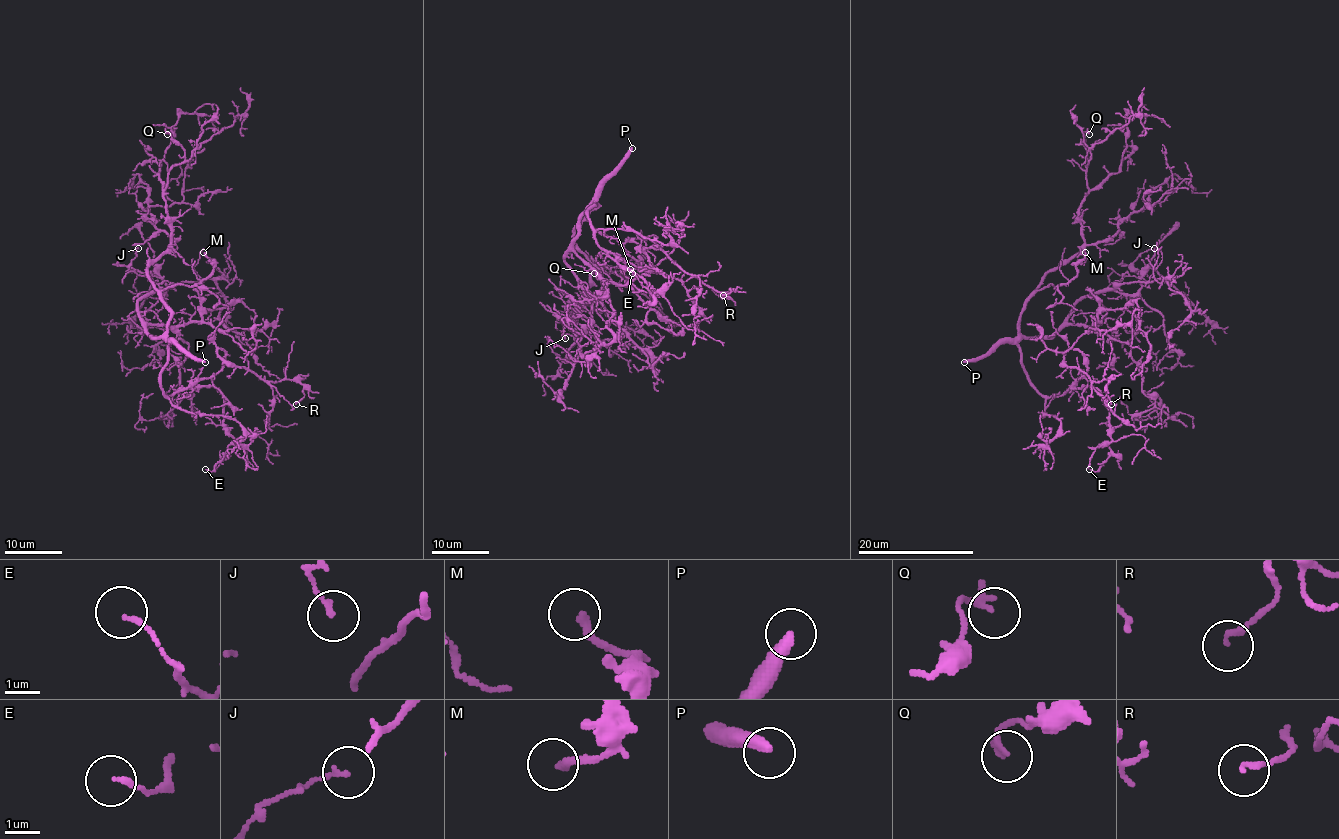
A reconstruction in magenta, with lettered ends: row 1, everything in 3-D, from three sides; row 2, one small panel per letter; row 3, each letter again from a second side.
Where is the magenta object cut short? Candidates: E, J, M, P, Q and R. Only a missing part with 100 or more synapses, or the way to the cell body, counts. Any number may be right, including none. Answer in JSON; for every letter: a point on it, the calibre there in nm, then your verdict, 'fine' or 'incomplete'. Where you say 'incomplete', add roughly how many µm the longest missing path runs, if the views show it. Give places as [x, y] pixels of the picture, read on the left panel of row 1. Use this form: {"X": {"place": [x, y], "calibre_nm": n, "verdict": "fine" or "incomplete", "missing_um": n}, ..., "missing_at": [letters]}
{"E": {"place": [205, 469], "calibre_nm": 130, "verdict": "fine"}, "J": {"place": [138, 248], "calibre_nm": 130, "verdict": "fine"}, "M": {"place": [203, 252], "calibre_nm": 240, "verdict": "fine"}, "P": {"place": [205, 362], "calibre_nm": 360, "verdict": "incomplete", "missing_um": 40}, "Q": {"place": [167, 134], "calibre_nm": 200, "verdict": "fine"}, "R": {"place": [296, 404], "calibre_nm": 140, "verdict": "fine"}, "missing_at": ["P"]}

